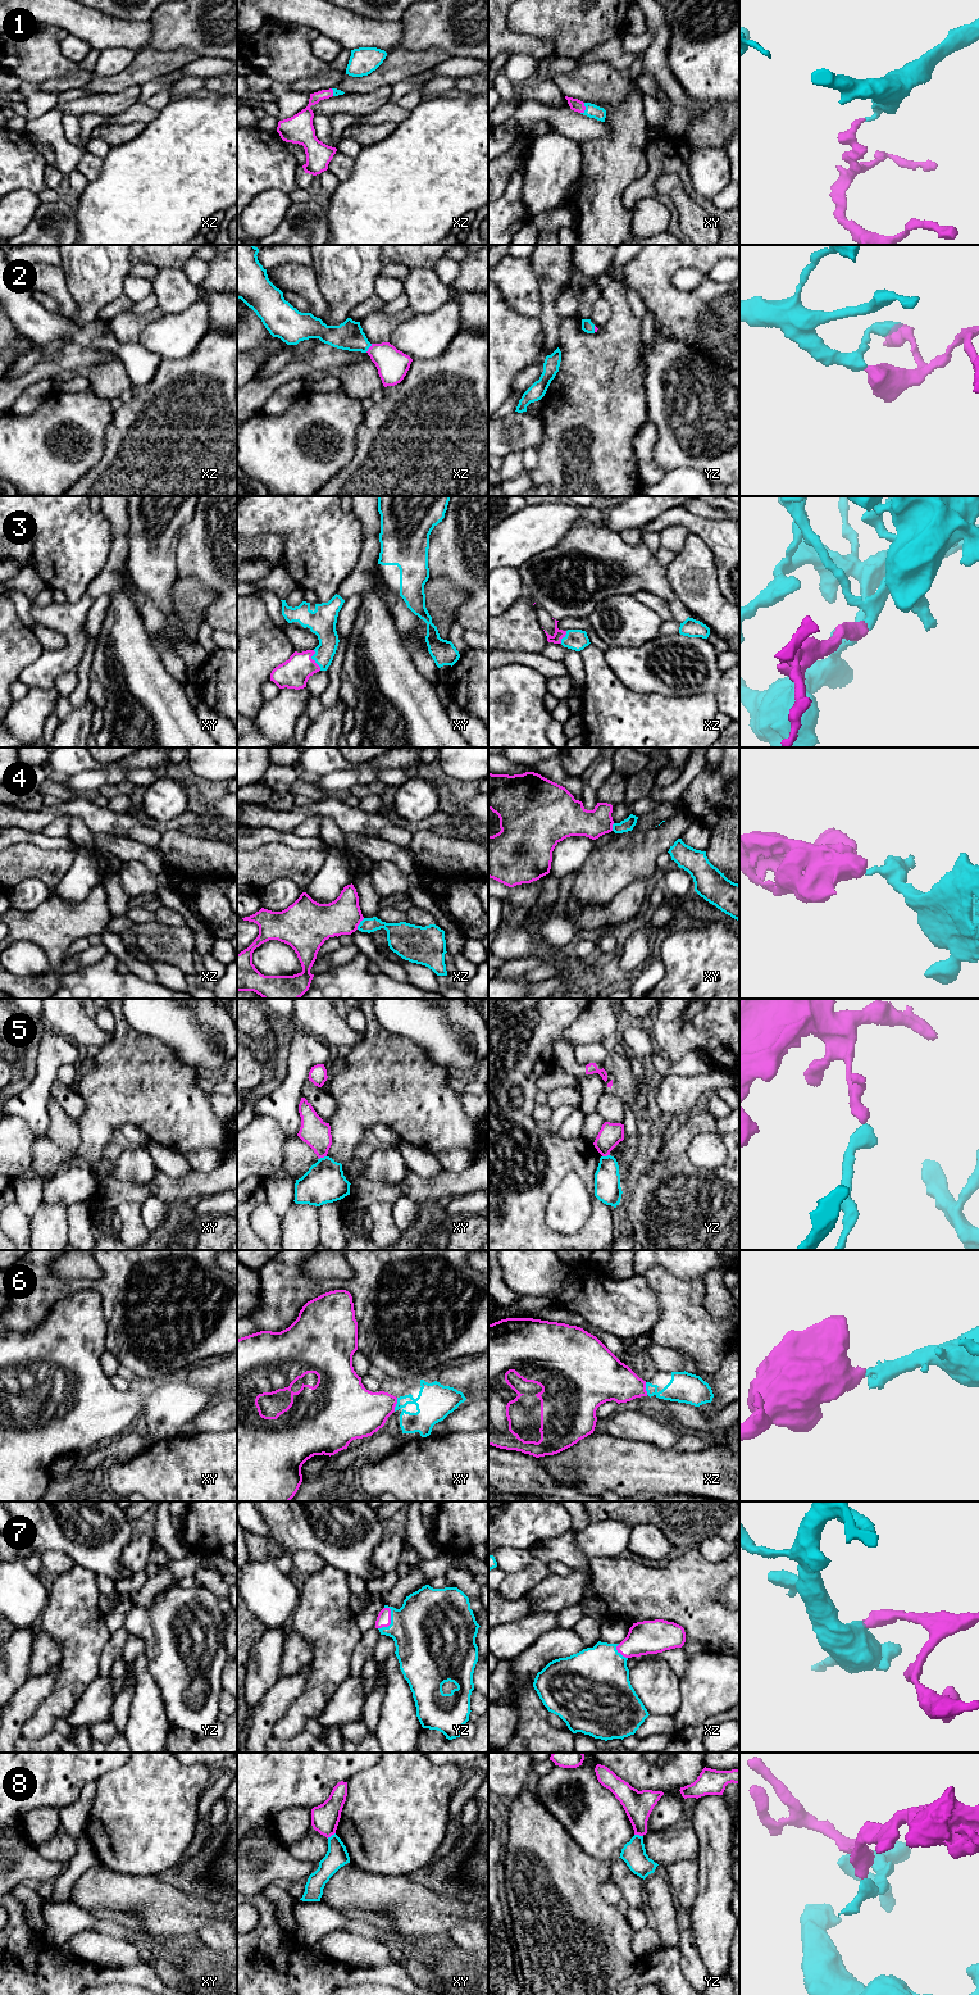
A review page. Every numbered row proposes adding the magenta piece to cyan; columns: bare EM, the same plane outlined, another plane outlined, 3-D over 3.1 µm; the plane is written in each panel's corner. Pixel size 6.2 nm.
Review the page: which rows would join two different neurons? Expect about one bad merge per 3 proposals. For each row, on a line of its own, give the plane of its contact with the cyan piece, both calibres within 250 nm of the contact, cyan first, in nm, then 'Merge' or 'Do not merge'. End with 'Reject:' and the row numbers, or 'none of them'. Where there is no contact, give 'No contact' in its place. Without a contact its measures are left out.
1: Touches cyan in xy. Thickness 90 nm (cyan) against 80 nm. Merge
2: Touches cyan in xz. Thickness 180 nm (cyan) against 200 nm. Merge
3: Touches cyan in xy. Thickness 170 nm (cyan) against 190 nm. Merge
4: Touches cyan in xz. Thickness 140 nm (cyan) against 220 nm. Do not merge
5: Touches cyan in xy. Thickness 260 nm (cyan) against 180 nm. Do not merge
6: Touches cyan in xy. Thickness 220 nm (cyan) against 320 nm. Merge
7: Touches cyan in yz. Thickness 460 nm (cyan) against 90 nm. Merge
8: Touches cyan in yz. Thickness 150 nm (cyan) against 180 nm. Do not merge
Reject: 4, 5, 8

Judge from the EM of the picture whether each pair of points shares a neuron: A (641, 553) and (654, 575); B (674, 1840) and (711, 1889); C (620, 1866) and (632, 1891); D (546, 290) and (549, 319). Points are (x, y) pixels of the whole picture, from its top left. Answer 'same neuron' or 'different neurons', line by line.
A: same neuron
B: different neurons
C: same neuron
D: same neuron

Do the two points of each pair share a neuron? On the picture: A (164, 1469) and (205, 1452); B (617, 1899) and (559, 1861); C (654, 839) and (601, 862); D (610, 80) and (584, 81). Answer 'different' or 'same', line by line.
A: same
B: different
C: same
D: same

